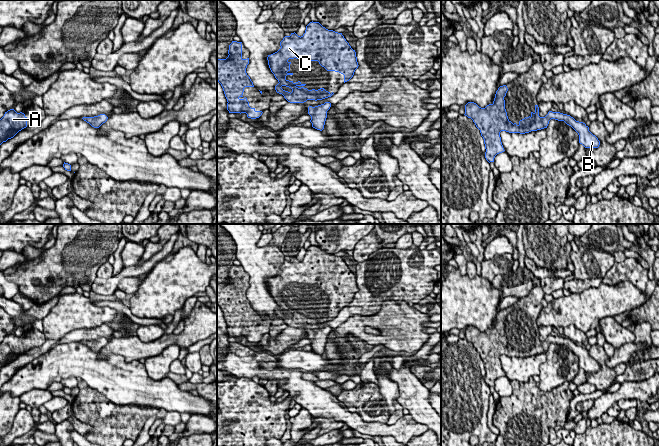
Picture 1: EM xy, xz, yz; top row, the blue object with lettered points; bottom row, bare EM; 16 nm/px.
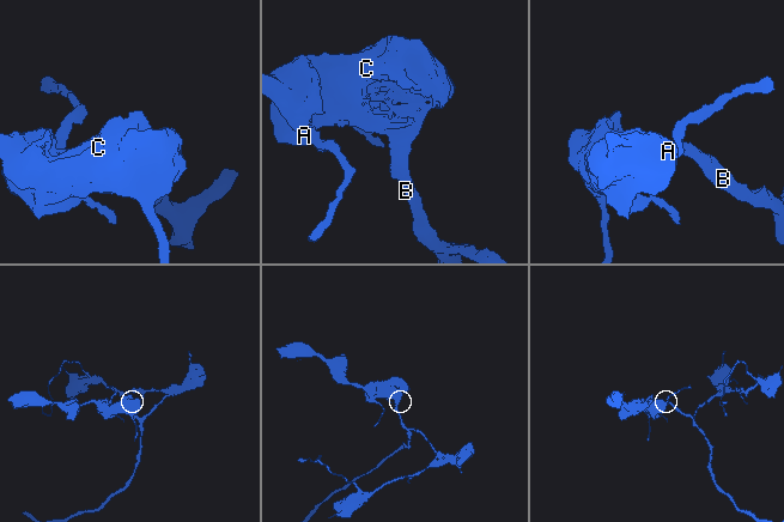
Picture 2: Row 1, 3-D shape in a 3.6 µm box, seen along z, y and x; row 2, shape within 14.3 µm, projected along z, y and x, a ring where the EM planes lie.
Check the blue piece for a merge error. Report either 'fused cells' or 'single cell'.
single cell

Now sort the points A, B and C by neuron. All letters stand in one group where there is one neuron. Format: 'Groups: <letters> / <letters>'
Groups: A B C

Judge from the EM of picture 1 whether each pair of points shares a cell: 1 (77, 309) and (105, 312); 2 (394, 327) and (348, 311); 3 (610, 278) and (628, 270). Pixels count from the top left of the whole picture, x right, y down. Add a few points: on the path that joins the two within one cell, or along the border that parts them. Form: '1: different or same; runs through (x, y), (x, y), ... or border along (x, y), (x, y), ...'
1: same; runs through (84, 313), (98, 313)
2: different; border along (381, 305), (374, 314), (351, 315), (340, 325)
3: same; runs through (614, 276), (624, 271)

